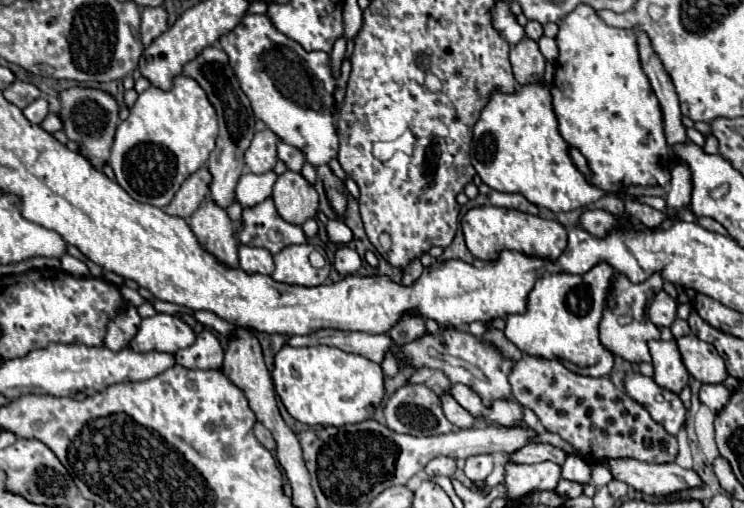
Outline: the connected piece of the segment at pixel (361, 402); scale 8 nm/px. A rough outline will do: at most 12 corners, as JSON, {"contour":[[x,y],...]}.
{"contour":[[284,346],[274,390],[306,426],[372,418],[384,372],[332,346]]}

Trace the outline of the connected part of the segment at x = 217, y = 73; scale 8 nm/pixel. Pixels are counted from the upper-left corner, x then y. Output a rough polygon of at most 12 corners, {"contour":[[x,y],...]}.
{"contour":[[224,50],[184,66],[218,112],[206,200],[228,208],[254,138],[254,112]]}

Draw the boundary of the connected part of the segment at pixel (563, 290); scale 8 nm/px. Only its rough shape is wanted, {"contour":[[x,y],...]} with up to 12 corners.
{"contour":[[614,268],[542,274],[506,316],[524,354],[598,366]]}

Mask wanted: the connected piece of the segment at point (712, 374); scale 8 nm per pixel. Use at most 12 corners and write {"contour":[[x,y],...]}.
{"contour":[[680,336],[684,366],[698,382],[728,376],[722,358],[698,336]]}

